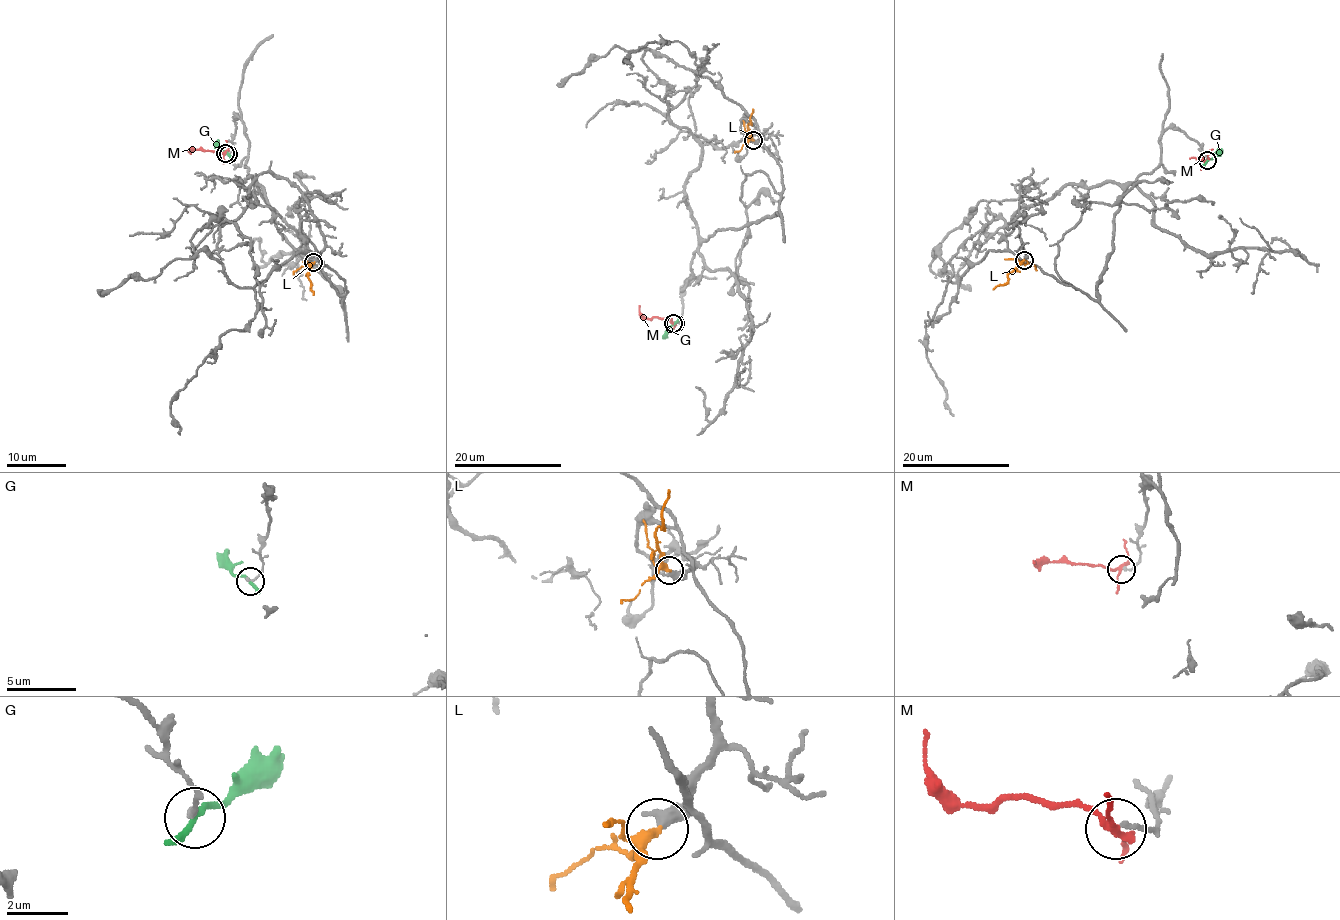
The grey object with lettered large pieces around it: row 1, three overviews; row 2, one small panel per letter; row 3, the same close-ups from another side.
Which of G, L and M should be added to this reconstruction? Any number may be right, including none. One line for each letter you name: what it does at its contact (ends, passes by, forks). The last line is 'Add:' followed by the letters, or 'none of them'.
L: it forks there
Add: L

